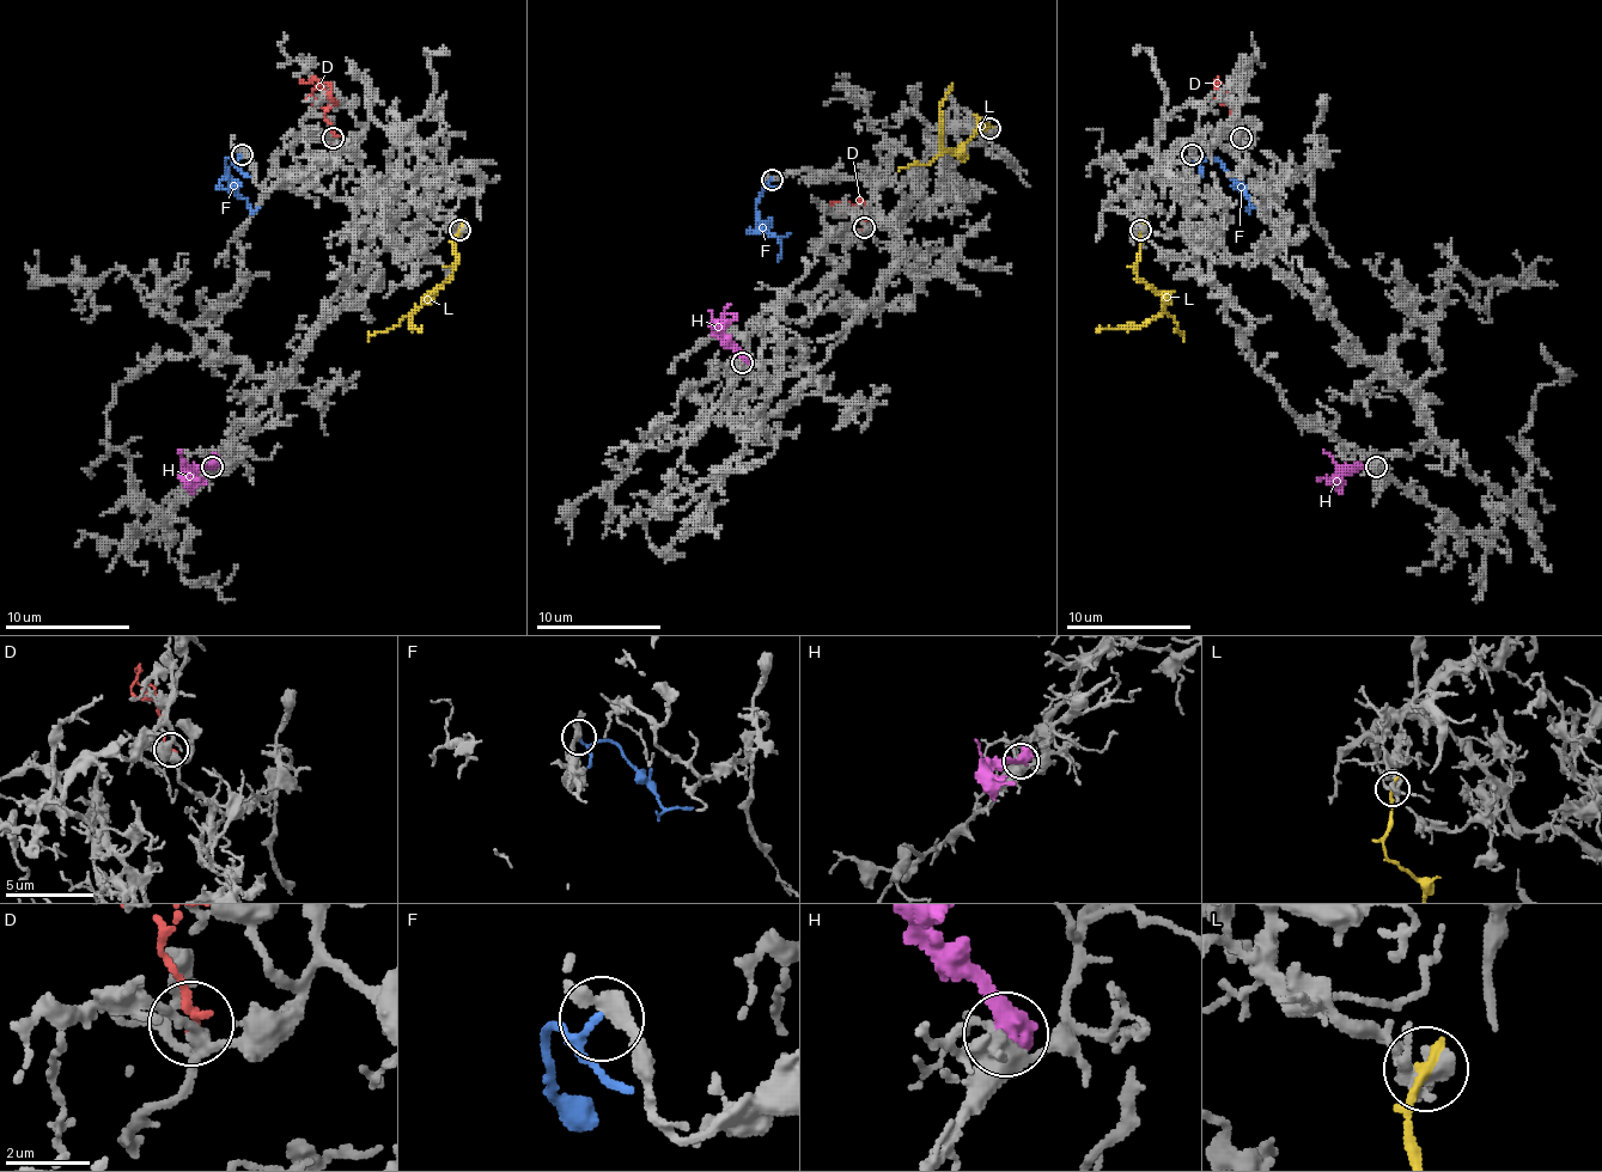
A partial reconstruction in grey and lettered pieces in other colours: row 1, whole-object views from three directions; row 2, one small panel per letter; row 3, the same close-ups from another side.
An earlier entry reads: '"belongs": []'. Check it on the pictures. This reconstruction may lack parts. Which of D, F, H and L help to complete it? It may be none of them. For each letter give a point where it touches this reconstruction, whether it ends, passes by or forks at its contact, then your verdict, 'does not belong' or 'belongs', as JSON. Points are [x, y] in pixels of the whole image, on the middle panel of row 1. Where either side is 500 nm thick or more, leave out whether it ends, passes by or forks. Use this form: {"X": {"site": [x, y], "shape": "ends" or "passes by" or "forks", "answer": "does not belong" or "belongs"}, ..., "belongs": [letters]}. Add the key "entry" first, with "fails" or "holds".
{"entry": "holds", "D": {"site": [864, 227], "shape": "ends", "answer": "does not belong"}, "F": {"site": [772, 179], "shape": "passes by", "answer": "does not belong"}, "H": {"site": [742, 362], "answer": "does not belong"}, "L": {"site": [990, 128], "shape": "ends", "answer": "does not belong"}, "belongs": []}

